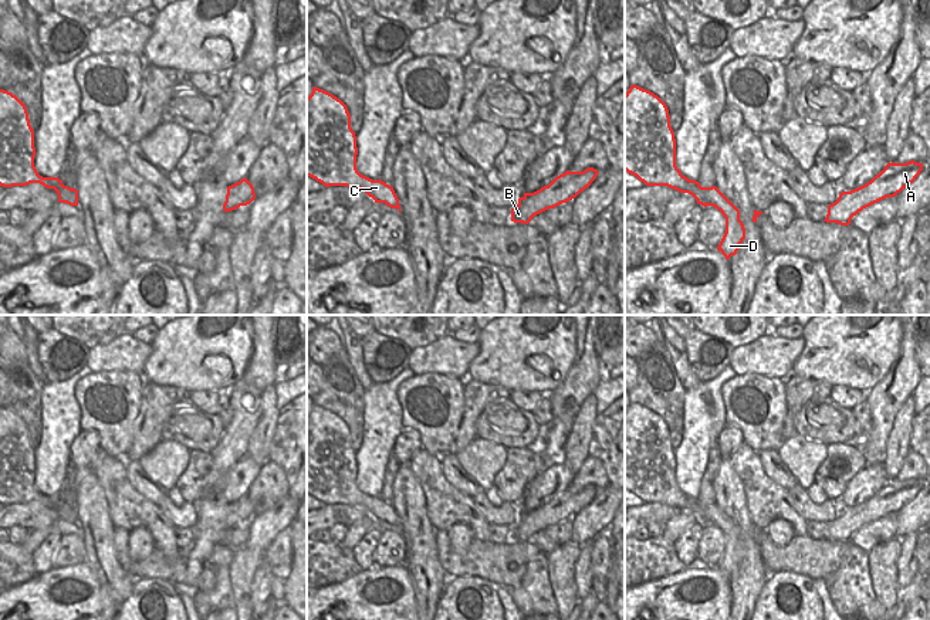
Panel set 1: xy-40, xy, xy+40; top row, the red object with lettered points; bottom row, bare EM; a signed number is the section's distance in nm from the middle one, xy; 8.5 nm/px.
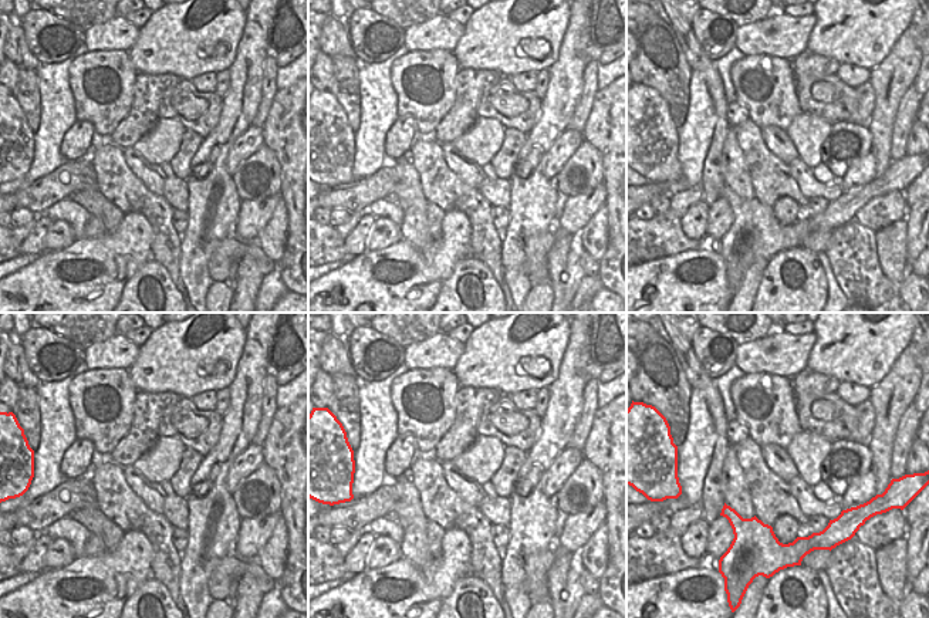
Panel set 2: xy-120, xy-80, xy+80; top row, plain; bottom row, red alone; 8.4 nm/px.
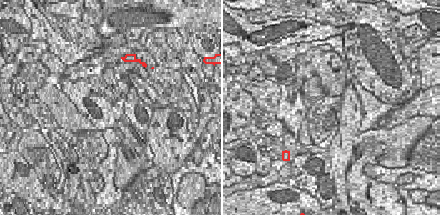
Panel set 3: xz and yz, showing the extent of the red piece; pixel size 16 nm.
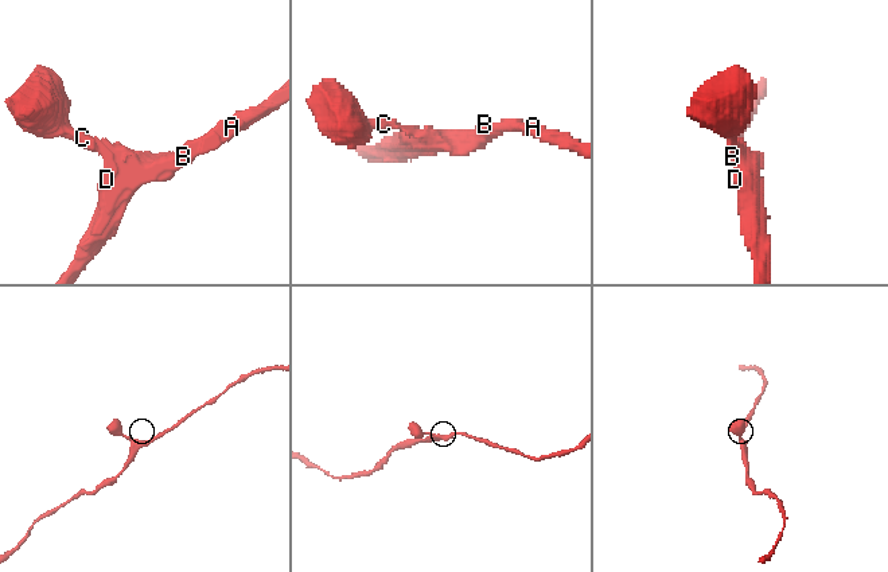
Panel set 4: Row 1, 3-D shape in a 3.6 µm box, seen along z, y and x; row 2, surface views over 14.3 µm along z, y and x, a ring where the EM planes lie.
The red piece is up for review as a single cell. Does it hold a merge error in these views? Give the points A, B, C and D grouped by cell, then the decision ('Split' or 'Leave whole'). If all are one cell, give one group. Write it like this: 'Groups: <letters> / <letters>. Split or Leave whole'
Groups: A B C D. Leave whole.

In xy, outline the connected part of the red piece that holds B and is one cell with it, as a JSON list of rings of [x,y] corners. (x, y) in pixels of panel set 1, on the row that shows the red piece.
[[[588,167],[584,172],[569,172],[557,176],[548,186],[534,193],[524,193],[518,204],[511,209],[511,221],[528,224],[534,216],[554,209],[576,197],[596,179],[598,170]]]

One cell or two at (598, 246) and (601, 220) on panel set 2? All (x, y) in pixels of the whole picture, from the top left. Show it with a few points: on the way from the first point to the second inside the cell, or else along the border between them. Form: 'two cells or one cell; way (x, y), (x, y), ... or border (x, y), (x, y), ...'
one cell; way (598, 240), (598, 226)

